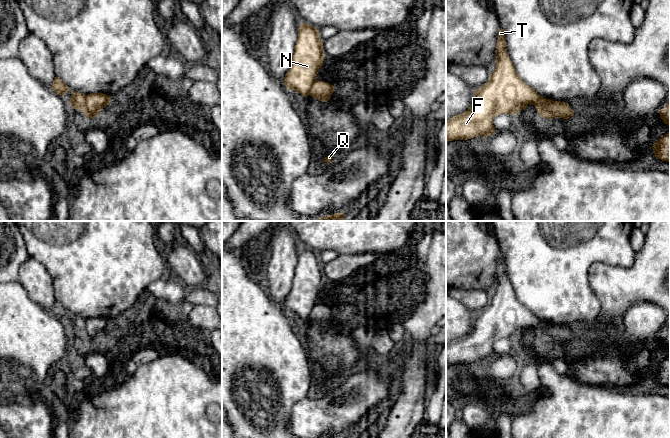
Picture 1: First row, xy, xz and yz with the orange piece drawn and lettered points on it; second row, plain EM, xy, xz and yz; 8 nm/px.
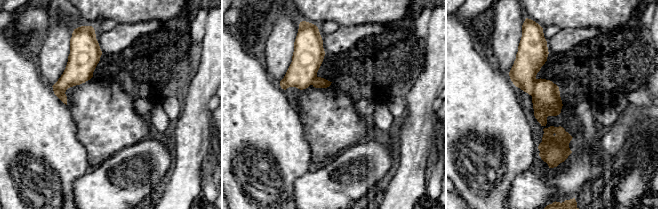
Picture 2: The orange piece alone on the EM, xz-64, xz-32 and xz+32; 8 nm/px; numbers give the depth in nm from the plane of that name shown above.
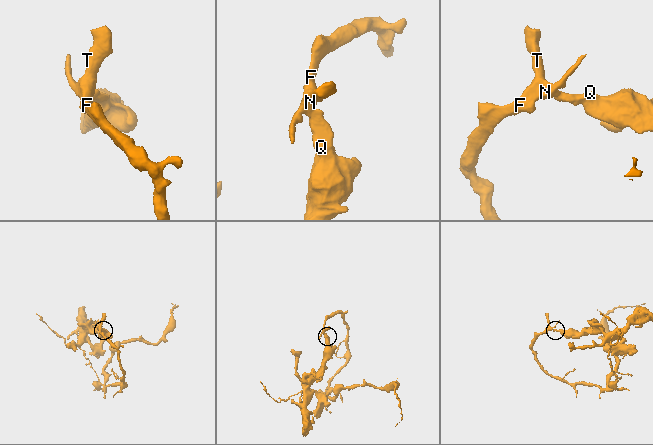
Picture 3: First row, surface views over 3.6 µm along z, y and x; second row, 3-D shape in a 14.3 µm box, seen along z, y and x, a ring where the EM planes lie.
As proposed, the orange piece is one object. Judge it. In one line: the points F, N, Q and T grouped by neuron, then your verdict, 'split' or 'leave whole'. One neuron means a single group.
F N T / Q | split

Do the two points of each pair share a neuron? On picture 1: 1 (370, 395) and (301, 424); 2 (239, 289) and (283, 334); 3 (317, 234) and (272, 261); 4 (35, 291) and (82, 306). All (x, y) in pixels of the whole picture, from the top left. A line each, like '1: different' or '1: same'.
1: same
2: same
3: different
4: different

